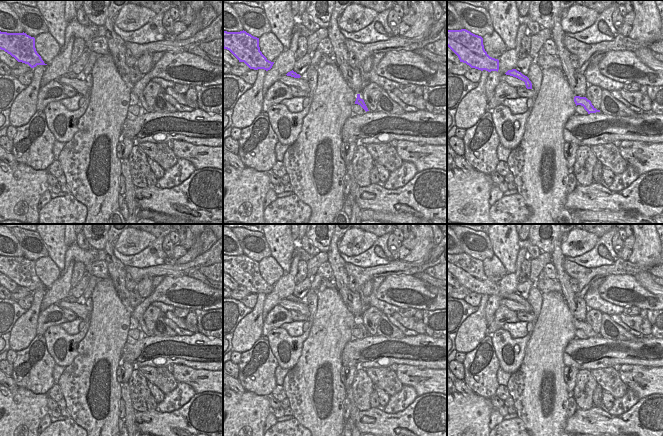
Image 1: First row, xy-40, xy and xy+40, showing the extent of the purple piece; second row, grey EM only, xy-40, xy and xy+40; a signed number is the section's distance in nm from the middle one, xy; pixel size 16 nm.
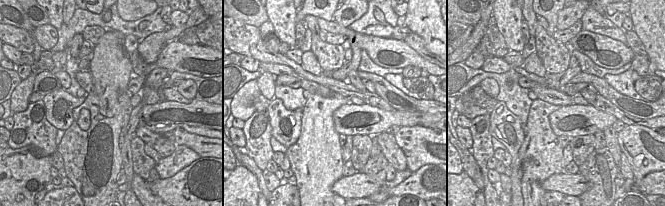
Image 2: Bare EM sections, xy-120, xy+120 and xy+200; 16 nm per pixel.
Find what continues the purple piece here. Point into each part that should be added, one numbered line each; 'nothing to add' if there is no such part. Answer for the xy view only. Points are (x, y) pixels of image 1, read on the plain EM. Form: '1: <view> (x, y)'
nothing to add

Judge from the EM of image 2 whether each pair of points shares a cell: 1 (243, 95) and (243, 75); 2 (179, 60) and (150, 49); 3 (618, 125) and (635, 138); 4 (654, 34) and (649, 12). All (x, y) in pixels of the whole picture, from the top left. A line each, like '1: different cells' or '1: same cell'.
1: different cells
2: different cells
3: different cells
4: same cell

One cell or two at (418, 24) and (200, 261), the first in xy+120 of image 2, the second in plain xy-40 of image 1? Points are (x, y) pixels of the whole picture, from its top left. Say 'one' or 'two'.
two

